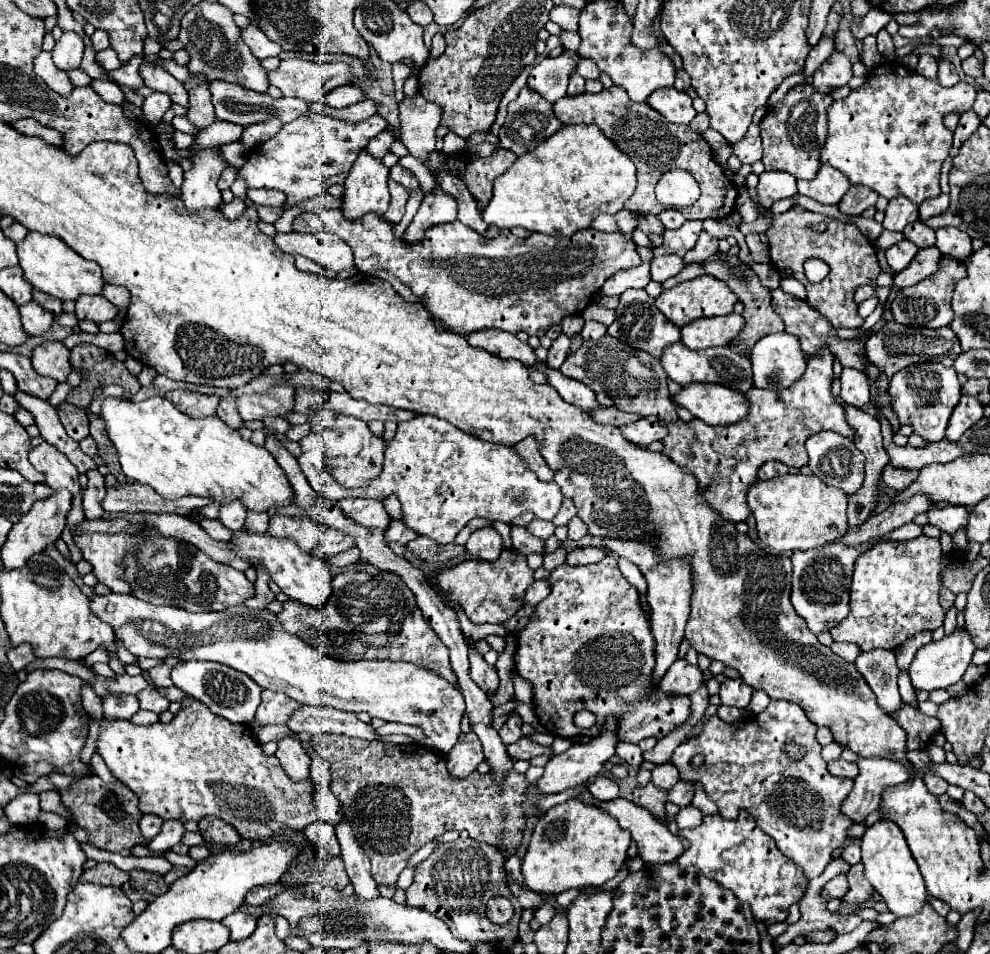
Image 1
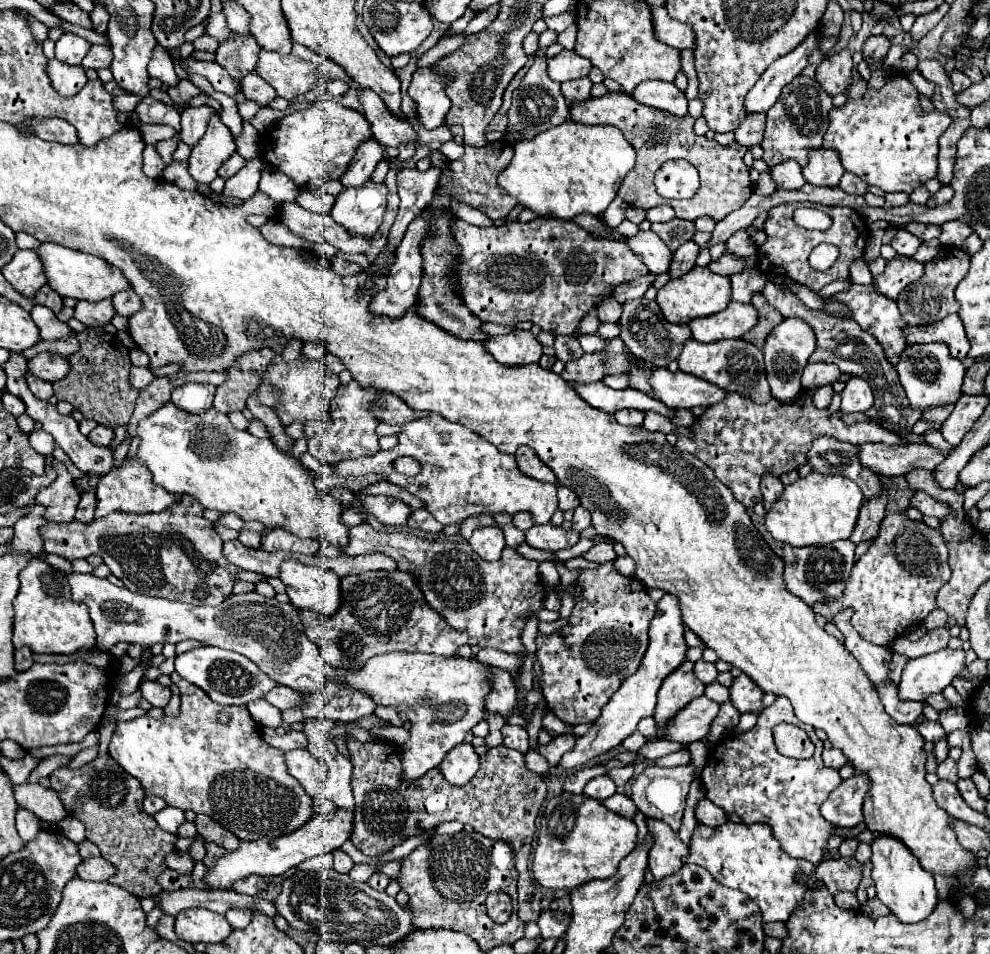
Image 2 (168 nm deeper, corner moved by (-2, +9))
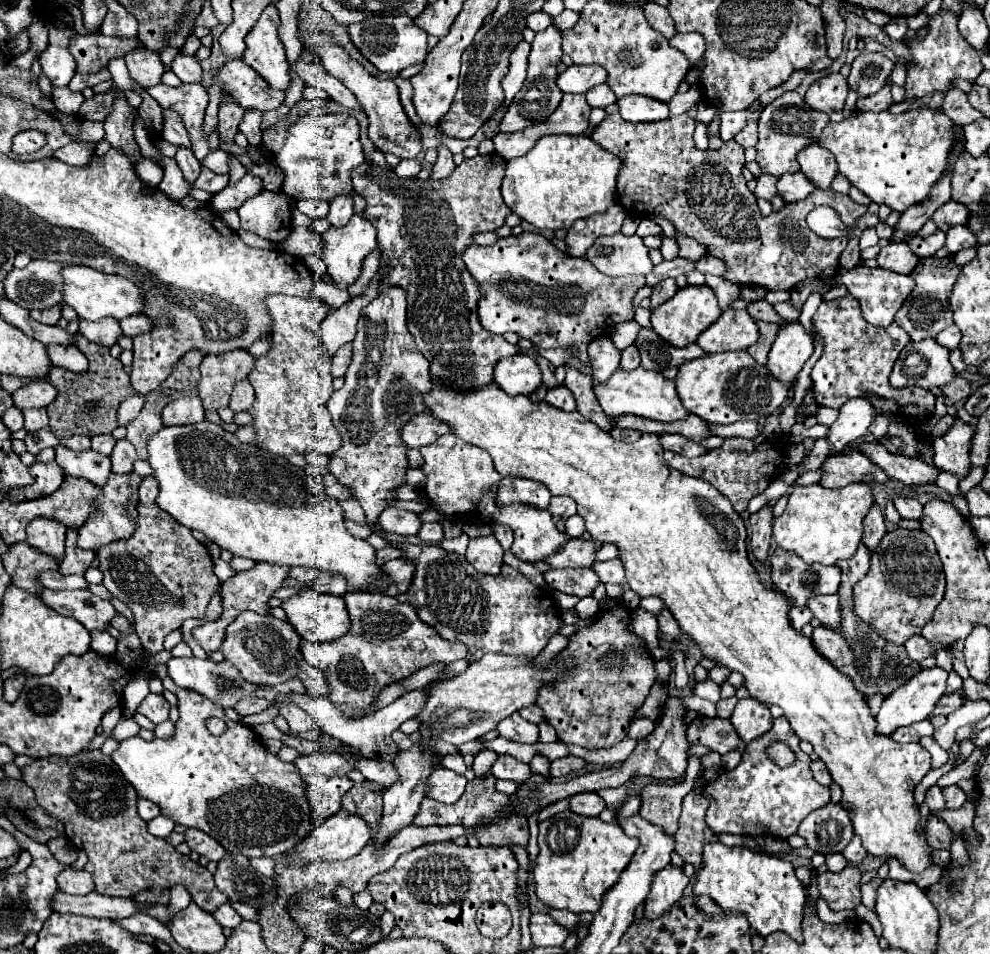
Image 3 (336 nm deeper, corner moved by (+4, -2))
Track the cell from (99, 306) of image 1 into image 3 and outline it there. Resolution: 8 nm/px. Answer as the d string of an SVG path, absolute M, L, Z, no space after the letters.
M100 318L96 322L90 322L90 320L78 320L80 324L80 334L86 336L90 342L96 342L96 344L102 344L106 348L110 348L112 344L116 344L116 338L122 334L120 326L118 326L118 320L114 318Z

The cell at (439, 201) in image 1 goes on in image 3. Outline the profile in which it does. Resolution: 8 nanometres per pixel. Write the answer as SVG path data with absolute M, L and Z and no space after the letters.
M388 286L384 292L380 292L364 310L362 310L362 316L360 316L360 322L358 322L358 334L356 334L356 338L354 338L354 342L352 342L352 362L350 362L350 366L348 366L348 372L346 372L346 384L340 388L340 390L336 390L332 396L330 396L330 400L328 400L328 410L330 410L330 414L332 414L332 422L334 422L334 426L336 426L336 430L340 432L340 436L342 436L342 446L334 452L334 454L330 454L330 462L328 462L328 470L330 470L330 474L340 482L340 484L344 484L344 486L348 486L350 488L350 492L352 492L352 496L360 502L360 506L364 508L364 512L366 512L366 516L368 516L368 522L372 524L372 526L376 526L376 532L380 534L380 536L384 536L384 532L382 530L378 530L378 524L376 524L376 520L378 520L378 512L382 512L384 508L386 508L386 502L390 502L390 500L394 500L392 498L392 494L390 494L390 490L392 488L396 488L396 486L400 486L400 484L404 484L404 470L408 468L408 460L406 460L406 444L400 440L400 428L402 428L402 422L406 422L406 418L410 418L410 416L414 416L414 414L420 414L422 410L424 410L424 406L422 406L422 390L430 390L430 362L418 352L418 348L414 346L414 336L408 332L408 326L406 326L406 290L402 290L400 286Z

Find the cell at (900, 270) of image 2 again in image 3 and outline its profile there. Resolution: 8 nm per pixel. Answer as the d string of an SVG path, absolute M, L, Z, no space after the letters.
M856 266L848 272L838 272L836 282L844 284L848 288L848 292L860 300L862 306L862 314L866 318L866 322L874 324L874 326L888 326L894 322L894 314L898 312L898 308L902 306L902 302L908 298L908 294L914 290L914 278L910 274L898 274L886 268L868 268L868 266Z

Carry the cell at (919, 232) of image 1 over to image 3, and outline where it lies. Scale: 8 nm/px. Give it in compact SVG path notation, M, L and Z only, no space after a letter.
M938 230L938 232L934 232L932 236L926 236L926 238L916 236L916 238L912 238L912 240L908 242L908 246L910 246L910 250L912 250L918 258L934 256L934 254L944 246L944 232Z

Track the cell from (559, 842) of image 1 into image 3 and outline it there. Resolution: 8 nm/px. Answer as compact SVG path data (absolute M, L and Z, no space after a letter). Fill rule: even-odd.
M564 810L546 818L538 834L540 852L536 856L534 884L536 896L550 908L566 908L570 912L596 912L604 892L616 884L622 870L638 848L638 840L624 834L622 826L602 822L600 818L580 816ZM570 828L578 830L578 842L570 852ZM562 840L566 848L562 846Z

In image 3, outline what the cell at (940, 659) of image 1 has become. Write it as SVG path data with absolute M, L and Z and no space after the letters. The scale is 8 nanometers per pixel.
M934 666L934 668L920 670L916 676L906 680L900 688L896 688L892 694L886 696L882 708L876 716L876 722L878 722L876 730L880 734L892 734L900 726L908 726L908 724L914 724L918 720L926 720L932 714L940 696L946 692L946 678L948 678L948 672L942 670L940 666Z

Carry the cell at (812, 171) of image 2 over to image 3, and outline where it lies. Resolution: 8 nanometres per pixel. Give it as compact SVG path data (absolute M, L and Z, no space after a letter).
M818 144L802 150L802 154L798 154L798 162L806 178L816 188L830 188L834 176L838 174L836 158L826 148L820 148Z

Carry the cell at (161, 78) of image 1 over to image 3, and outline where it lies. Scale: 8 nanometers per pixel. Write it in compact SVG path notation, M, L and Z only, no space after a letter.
M138 46L136 50L128 52L124 56L126 66L130 70L130 76L142 86L142 88L150 88L162 82L162 74L164 74L164 64L160 60L158 54L150 54L150 50L146 50L144 46Z

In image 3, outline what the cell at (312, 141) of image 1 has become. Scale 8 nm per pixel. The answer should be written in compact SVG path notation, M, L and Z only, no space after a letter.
M324 114L302 116L288 128L284 146L274 156L276 166L284 174L282 192L294 200L318 198L330 200L338 194L352 190L350 172L364 162L360 144L360 126L350 114Z

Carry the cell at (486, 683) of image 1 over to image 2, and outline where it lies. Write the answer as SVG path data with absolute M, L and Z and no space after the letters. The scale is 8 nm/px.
M492 671L492 693L486 697L486 707L492 715L510 717L516 707L516 689L508 671Z

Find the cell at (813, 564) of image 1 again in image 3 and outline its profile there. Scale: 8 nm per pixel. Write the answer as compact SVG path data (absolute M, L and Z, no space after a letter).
M776 548L772 558L772 582L778 592L794 600L794 606L806 608L806 602L816 594L836 594L842 570L838 566L806 564L794 552Z

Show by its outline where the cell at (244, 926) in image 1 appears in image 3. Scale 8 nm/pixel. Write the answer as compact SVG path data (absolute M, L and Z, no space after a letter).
M222 904L222 906L214 912L214 918L216 918L218 924L224 926L224 928L236 928L236 926L242 922L242 918L238 916L238 912L236 912L230 904Z

